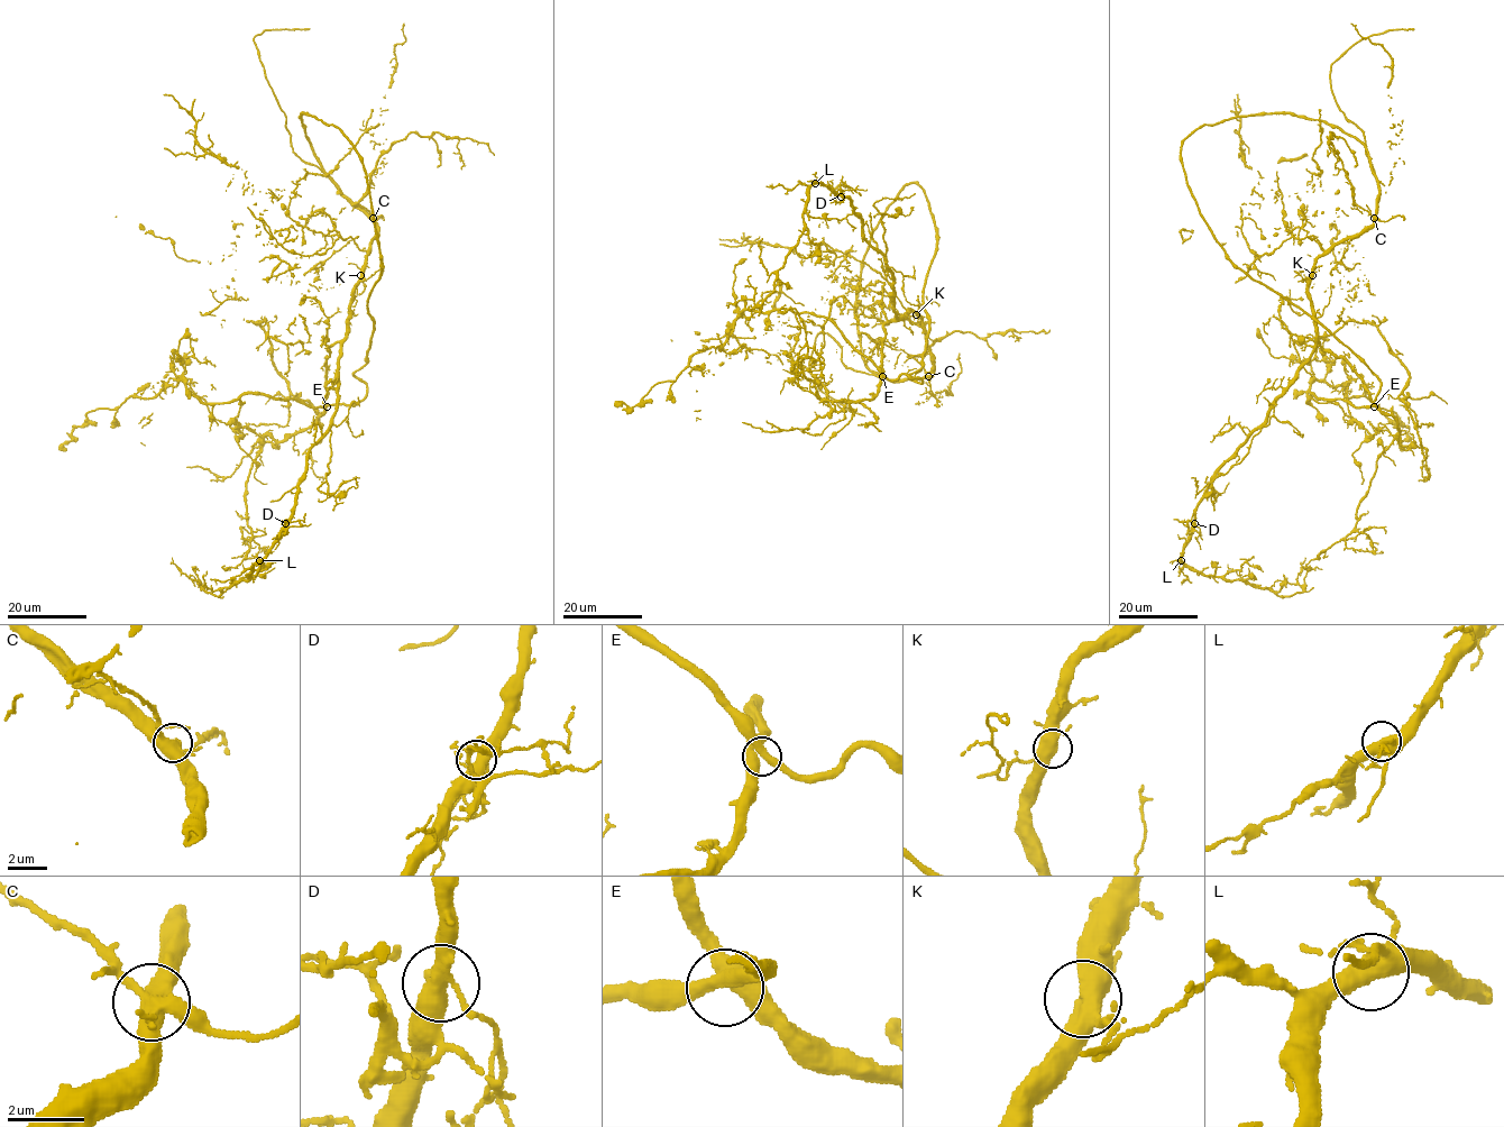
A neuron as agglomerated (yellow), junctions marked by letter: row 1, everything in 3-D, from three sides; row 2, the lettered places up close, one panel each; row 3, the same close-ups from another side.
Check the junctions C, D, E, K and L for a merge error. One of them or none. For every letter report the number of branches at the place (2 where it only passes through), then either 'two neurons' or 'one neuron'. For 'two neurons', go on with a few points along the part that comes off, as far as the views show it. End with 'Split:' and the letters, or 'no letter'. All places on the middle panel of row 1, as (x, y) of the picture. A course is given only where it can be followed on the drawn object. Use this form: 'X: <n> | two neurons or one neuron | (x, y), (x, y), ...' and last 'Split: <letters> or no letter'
C: 5 | two neurons | (928, 376), (867, 324), (889, 304), (855, 351), (877, 344), (840, 296), (807, 368), (757, 303), (700, 419)
D: 4 | one neuron
E: 4 | one neuron
K: 4 | one neuron
L: 4 | one neuron
Split: C

